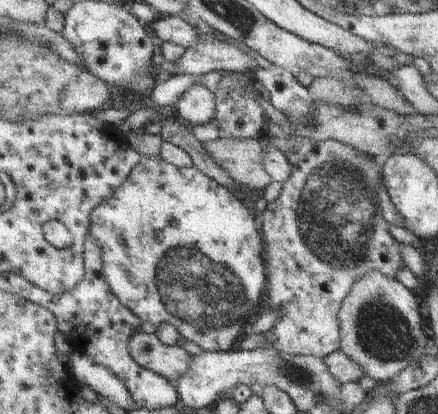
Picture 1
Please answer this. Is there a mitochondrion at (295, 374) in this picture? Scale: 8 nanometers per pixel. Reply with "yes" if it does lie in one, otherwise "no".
yes

